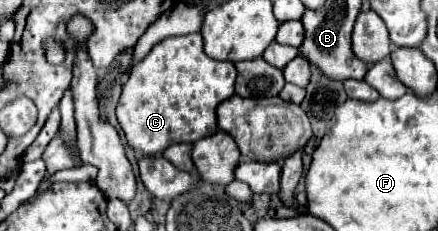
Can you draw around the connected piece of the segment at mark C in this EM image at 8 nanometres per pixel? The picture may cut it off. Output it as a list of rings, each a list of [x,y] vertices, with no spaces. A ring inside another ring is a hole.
[[[200,33],[160,41],[122,87],[116,117],[128,145],[140,155],[158,155],[172,143],[194,143],[216,133],[216,107],[234,95],[234,81],[234,63],[210,59],[202,49]]]

